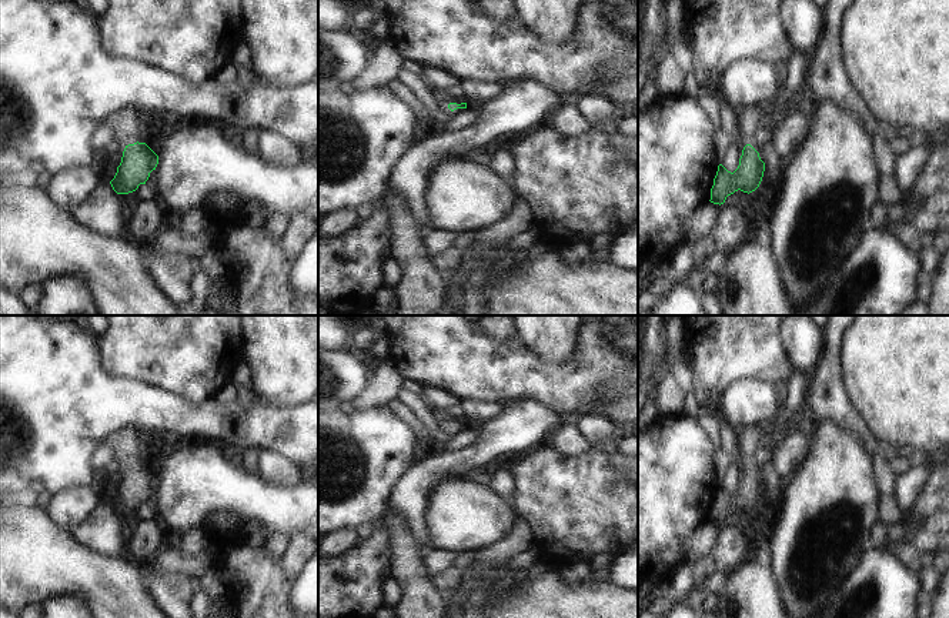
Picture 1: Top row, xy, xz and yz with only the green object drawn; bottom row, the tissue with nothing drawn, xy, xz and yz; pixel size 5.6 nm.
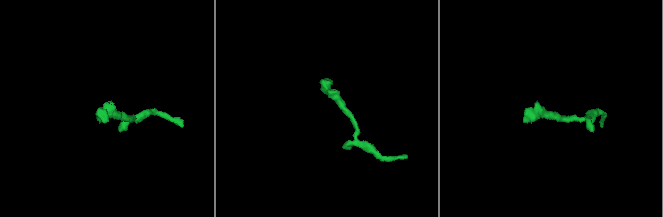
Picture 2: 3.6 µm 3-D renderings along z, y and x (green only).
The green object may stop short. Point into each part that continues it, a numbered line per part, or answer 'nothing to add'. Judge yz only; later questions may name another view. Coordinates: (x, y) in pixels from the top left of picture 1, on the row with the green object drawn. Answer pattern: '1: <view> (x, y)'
1: yz (749, 117)

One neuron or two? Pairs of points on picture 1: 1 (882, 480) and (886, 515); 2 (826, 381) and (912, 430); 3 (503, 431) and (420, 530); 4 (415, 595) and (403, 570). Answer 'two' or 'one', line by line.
1: one
2: two
3: one
4: one

